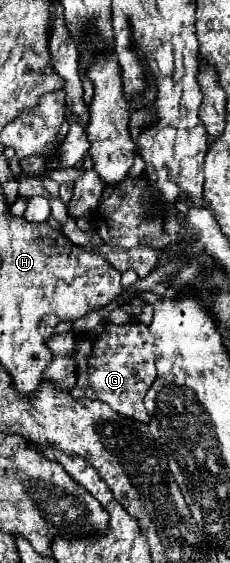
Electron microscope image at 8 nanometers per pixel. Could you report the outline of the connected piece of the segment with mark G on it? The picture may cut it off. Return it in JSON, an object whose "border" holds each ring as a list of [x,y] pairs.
{"border":[[[105,324],[105,334],[85,338],[75,338],[71,332],[55,334],[47,338],[47,346],[53,354],[73,352],[73,358],[79,364],[77,384],[71,390],[73,398],[103,400],[123,416],[135,418],[145,424],[149,422],[143,398],[151,388],[153,380],[157,378],[157,370],[155,370],[155,346],[149,338],[149,328],[145,324],[129,324],[119,328]]]}

